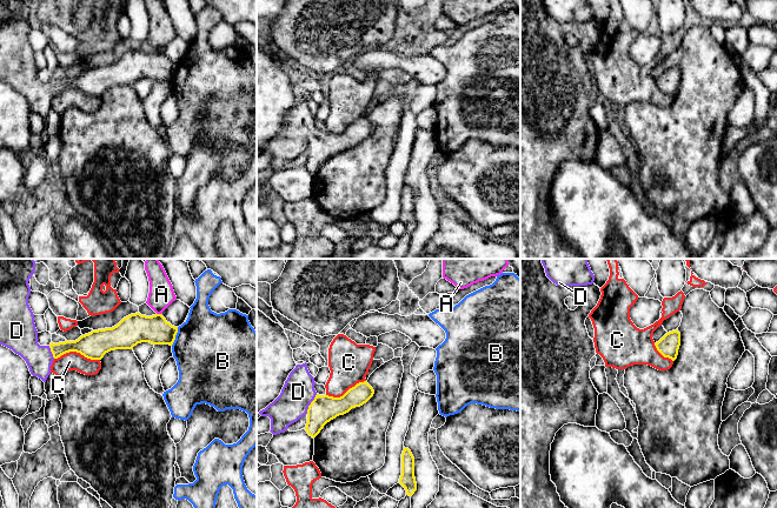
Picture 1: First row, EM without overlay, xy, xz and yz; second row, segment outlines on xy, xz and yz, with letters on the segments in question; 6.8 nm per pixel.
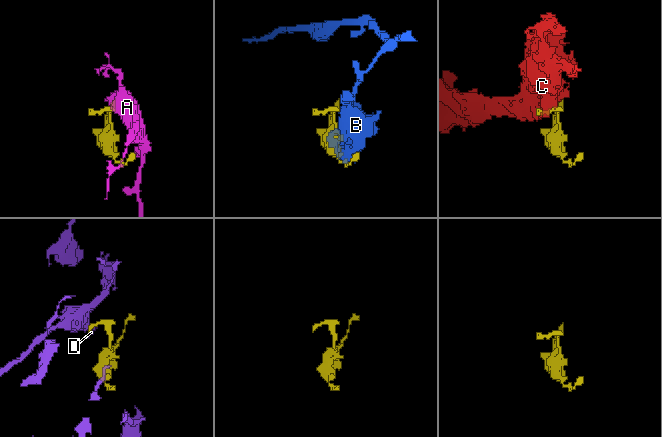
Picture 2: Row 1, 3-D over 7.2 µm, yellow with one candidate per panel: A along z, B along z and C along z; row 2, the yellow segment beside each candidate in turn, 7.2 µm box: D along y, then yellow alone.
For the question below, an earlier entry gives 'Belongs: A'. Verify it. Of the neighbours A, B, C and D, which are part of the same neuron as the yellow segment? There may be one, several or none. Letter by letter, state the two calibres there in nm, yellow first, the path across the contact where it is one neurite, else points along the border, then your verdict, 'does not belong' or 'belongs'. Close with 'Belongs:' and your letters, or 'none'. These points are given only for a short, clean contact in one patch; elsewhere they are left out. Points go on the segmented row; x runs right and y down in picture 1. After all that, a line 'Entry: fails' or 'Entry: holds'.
A: 200 nm thick on the yellow side, 170 nm on the other; does not belong
B: 190 nm thick on the yellow side, 480 nm on the other; does not belong
C: 190 nm thick on the yellow side, 130 nm on the other; border along xy (54, 358), (70, 352), (79, 352), (87, 358), (99, 360); does not belong
D: 190 nm thick on the yellow side, 220 nm on the other; runs through xz (324, 408), (318, 408), (311, 403), (298, 392); belongs
Belongs: D
Entry: fails

